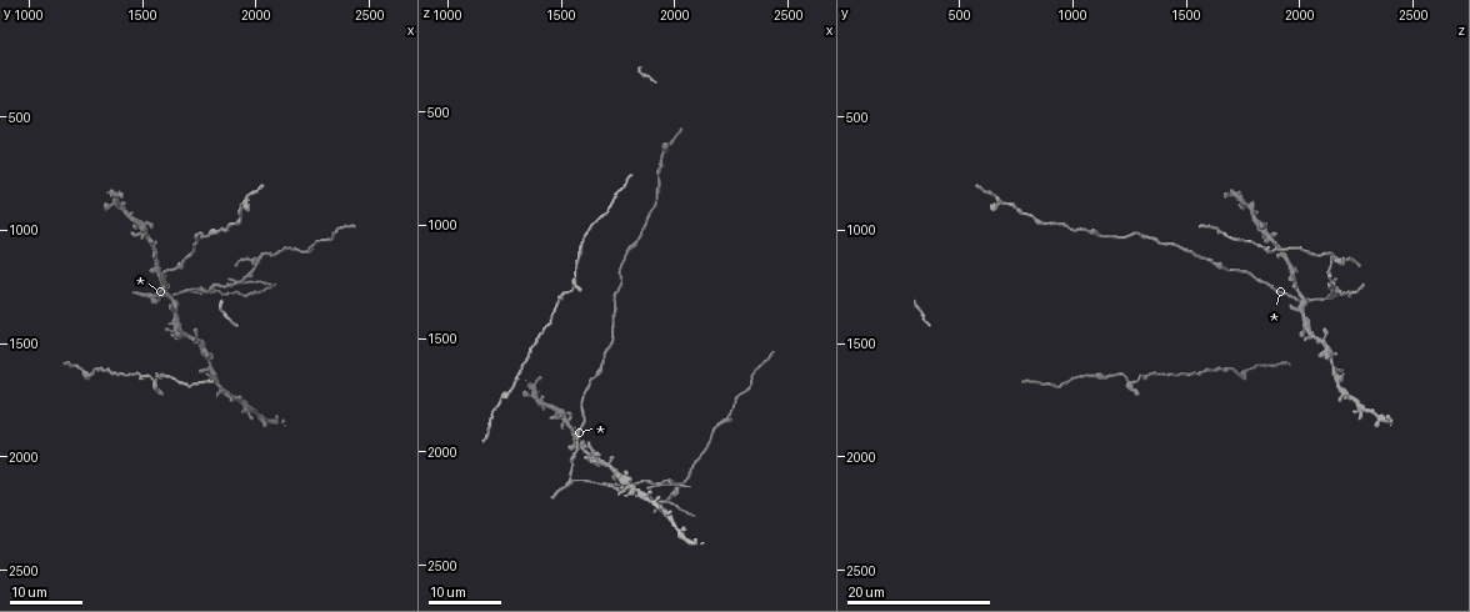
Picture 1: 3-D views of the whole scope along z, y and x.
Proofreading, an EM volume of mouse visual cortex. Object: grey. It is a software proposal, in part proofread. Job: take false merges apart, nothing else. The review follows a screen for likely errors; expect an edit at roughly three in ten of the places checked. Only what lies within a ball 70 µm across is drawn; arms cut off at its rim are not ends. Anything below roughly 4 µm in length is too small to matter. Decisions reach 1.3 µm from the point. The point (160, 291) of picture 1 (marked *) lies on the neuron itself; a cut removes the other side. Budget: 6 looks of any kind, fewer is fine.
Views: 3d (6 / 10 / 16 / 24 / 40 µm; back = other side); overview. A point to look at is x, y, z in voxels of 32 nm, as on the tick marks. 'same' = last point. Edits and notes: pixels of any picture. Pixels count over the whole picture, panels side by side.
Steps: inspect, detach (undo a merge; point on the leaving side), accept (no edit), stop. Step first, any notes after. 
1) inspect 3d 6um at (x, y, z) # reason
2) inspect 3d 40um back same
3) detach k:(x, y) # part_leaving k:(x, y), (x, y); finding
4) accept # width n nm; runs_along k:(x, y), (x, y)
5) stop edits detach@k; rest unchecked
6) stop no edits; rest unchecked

inspect 3d 24um at (1560, 1300, 1980) # arms part here

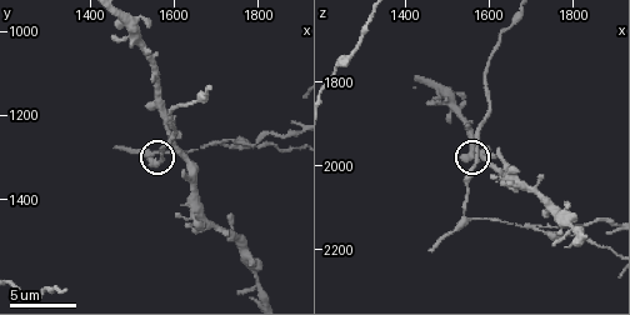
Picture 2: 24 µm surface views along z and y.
inspect 3d 10um at (1565, 1310, 1990)

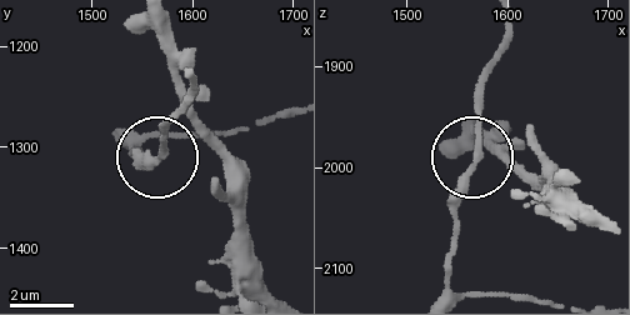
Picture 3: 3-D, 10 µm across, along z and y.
accept # side_arm 50 um; runs_along 3:(485, 85), (478, 163), (453, 225); one neuron here

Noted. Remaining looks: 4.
inspect 3d 16um at (1800, 1580, 2145) # thin neck

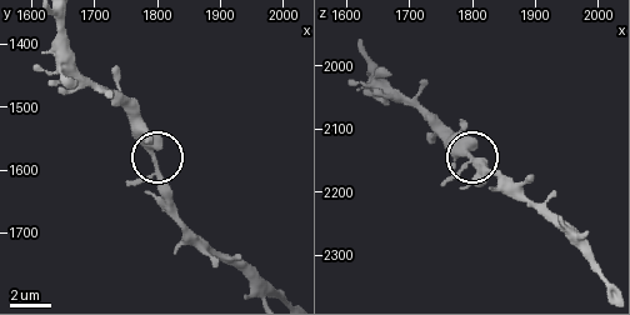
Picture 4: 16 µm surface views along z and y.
inspect 3d 16um back at (1790, 1580, 2145)

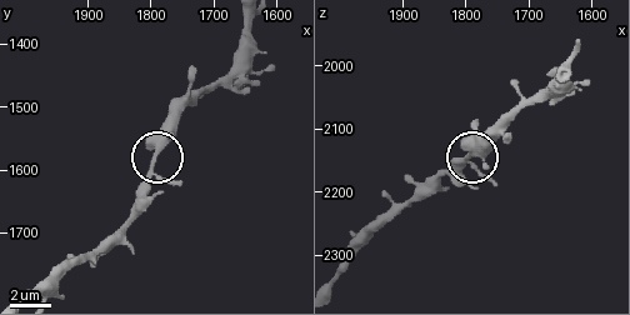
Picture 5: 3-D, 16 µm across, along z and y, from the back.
accept # runs_along 5:(570, 73), (459, 169); one neuron here

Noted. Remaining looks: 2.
inspect 3d 24um at (1670, 1420, 2040) # arms part here

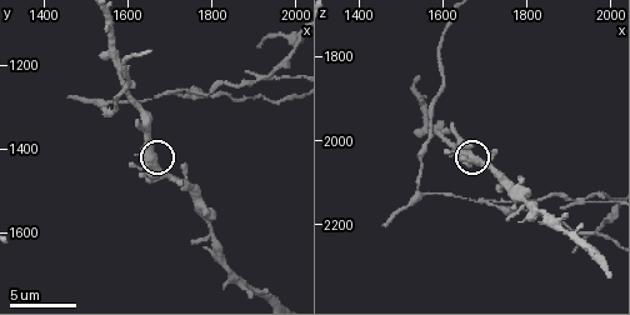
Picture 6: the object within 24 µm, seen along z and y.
inspect 3d 6um same

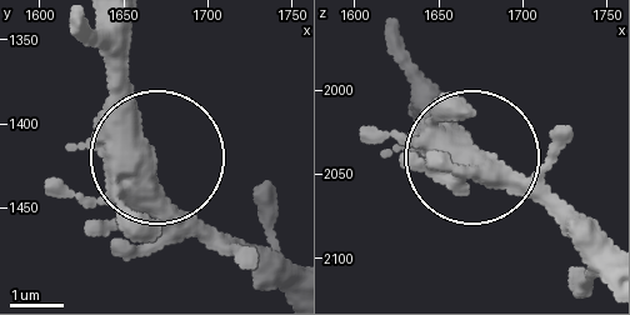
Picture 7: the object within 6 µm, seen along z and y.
accept # arms 3; all the same neuron

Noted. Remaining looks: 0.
stop no edits; rest unchecked

